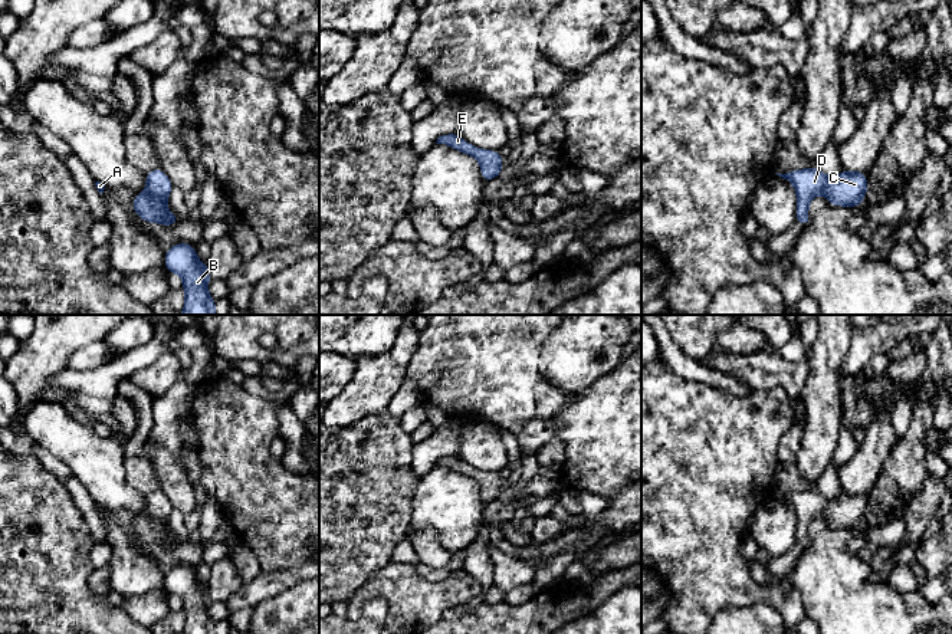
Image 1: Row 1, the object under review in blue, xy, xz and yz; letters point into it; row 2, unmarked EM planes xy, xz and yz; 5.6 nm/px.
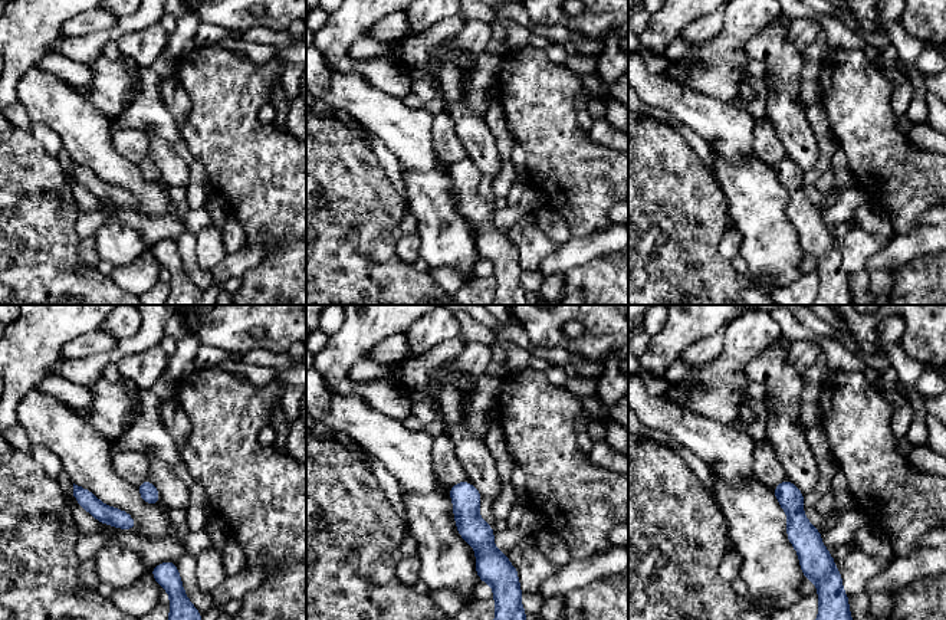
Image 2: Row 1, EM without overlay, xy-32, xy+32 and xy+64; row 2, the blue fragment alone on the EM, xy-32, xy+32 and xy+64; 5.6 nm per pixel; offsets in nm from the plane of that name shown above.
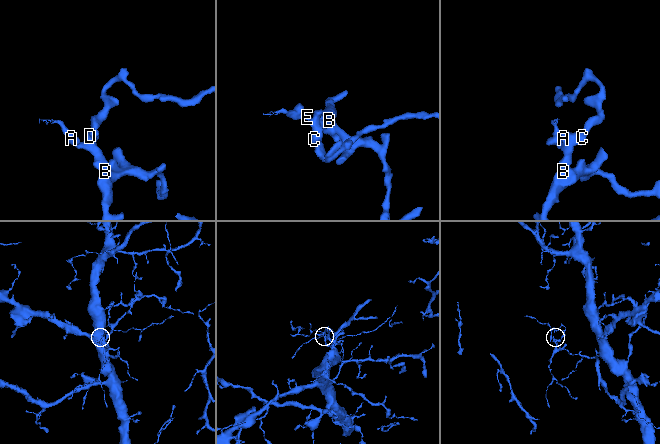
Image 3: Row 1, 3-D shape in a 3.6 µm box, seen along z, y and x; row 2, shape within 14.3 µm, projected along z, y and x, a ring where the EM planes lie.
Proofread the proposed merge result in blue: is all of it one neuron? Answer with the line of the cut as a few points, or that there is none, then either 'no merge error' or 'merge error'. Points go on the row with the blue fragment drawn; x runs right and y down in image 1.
no cut | no merge error

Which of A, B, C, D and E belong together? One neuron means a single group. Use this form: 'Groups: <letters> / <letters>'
Groups: A B C D E

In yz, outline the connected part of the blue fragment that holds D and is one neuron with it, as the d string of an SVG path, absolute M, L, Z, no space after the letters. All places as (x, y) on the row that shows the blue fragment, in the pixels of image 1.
M815 165L777 174L789 181L797 191L795 221L802 227L810 224L808 203L823 193L830 206L859 207L867 193L867 174L843 170L837 177L823 174Z

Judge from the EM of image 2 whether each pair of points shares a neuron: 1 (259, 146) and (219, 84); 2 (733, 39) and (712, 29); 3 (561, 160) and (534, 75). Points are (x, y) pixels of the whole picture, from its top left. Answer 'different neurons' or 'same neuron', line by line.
1: same neuron
2: different neurons
3: same neuron

